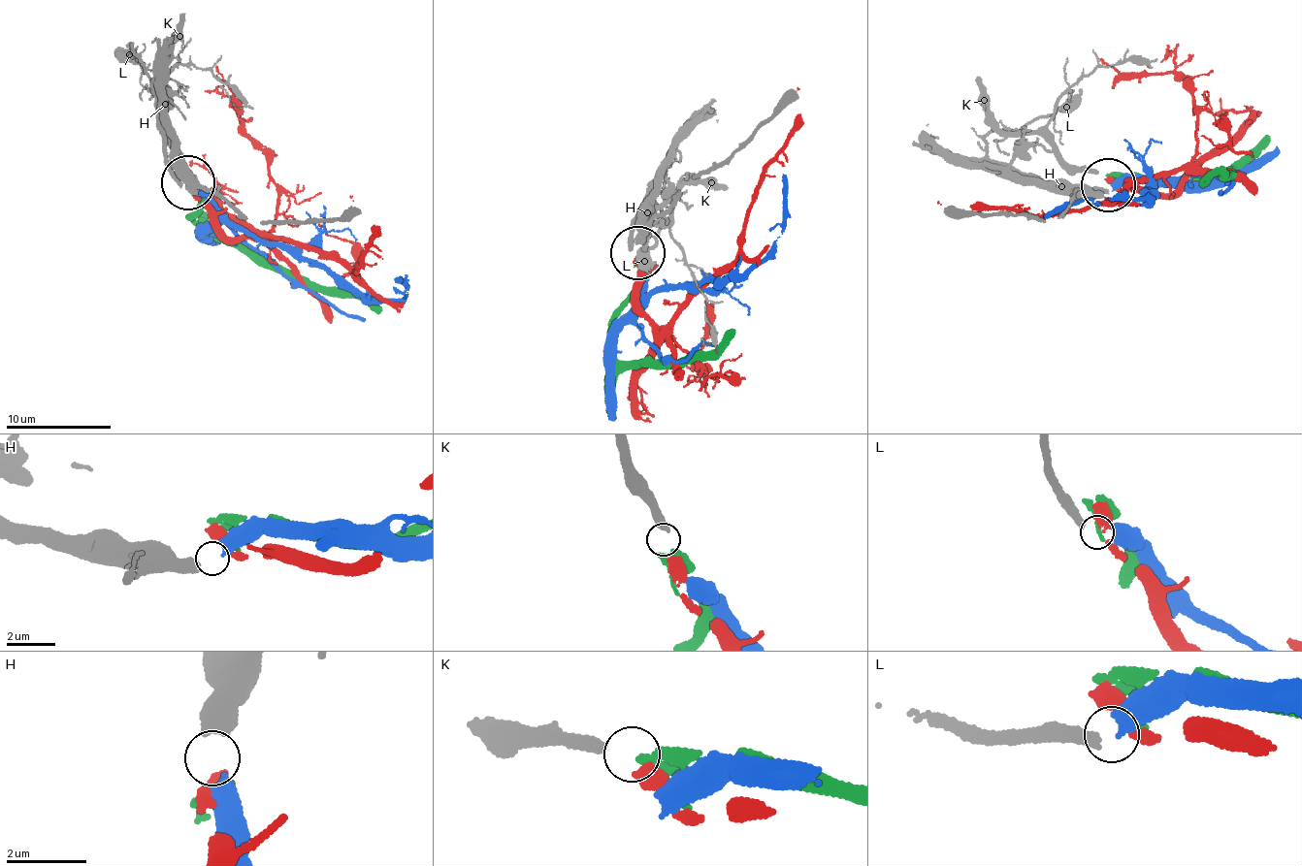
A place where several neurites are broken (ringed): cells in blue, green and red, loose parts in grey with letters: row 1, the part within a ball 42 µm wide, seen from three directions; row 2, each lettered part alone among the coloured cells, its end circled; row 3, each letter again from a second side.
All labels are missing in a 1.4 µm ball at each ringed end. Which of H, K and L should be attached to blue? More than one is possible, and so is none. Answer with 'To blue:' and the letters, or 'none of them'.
To blue: H

